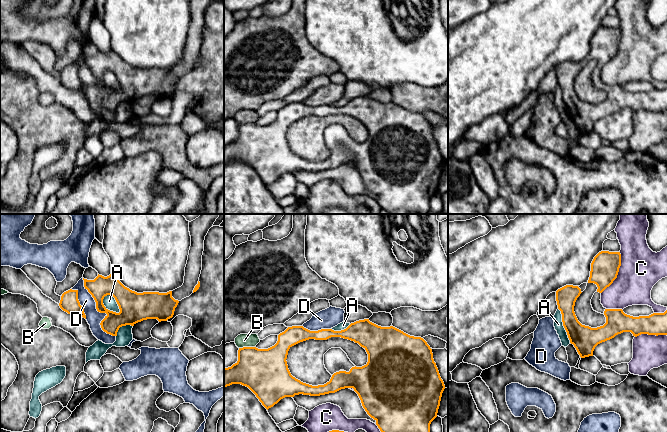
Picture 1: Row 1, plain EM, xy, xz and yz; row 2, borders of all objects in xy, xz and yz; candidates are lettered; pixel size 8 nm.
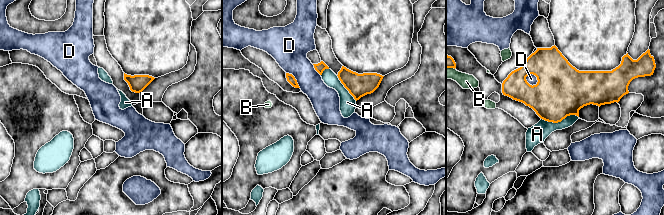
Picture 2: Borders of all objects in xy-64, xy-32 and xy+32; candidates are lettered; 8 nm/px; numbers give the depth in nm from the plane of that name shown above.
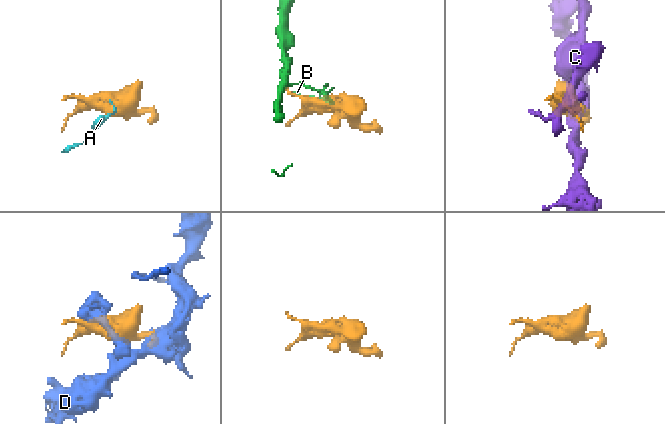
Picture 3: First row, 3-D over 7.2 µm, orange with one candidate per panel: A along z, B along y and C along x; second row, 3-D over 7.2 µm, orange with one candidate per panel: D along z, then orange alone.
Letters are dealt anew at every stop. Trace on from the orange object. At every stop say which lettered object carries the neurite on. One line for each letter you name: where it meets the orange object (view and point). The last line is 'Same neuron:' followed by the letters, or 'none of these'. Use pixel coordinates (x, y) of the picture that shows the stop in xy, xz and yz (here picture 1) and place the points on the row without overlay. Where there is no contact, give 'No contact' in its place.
Same neuron: none of these

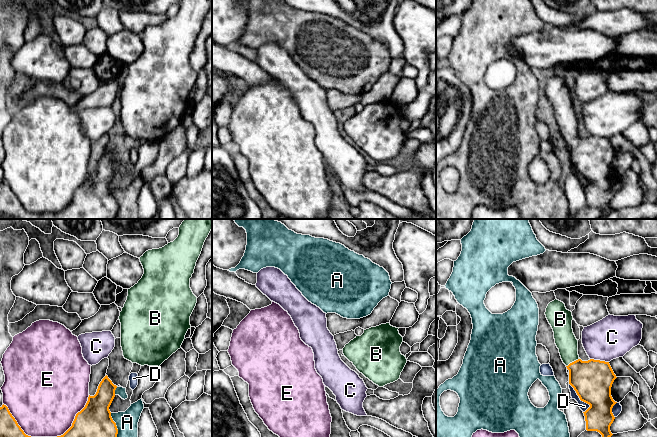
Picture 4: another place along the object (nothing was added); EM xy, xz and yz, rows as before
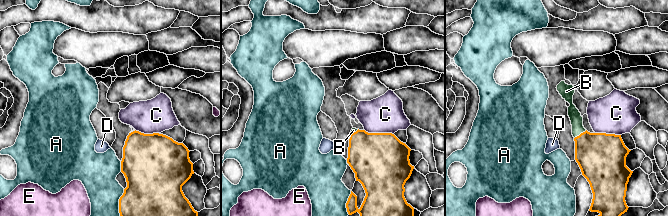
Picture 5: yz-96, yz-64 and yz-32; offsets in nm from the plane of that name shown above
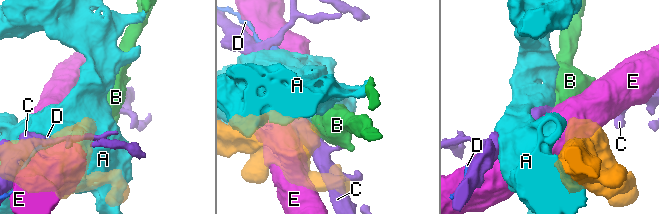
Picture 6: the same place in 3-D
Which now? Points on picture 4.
B: Touches orange at yz (572, 138)
Same neuron: B

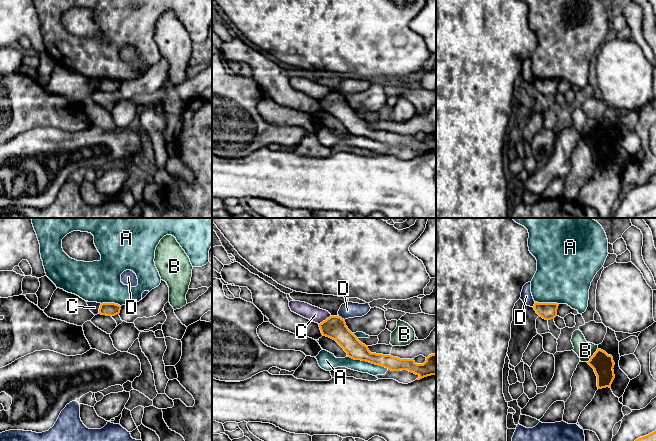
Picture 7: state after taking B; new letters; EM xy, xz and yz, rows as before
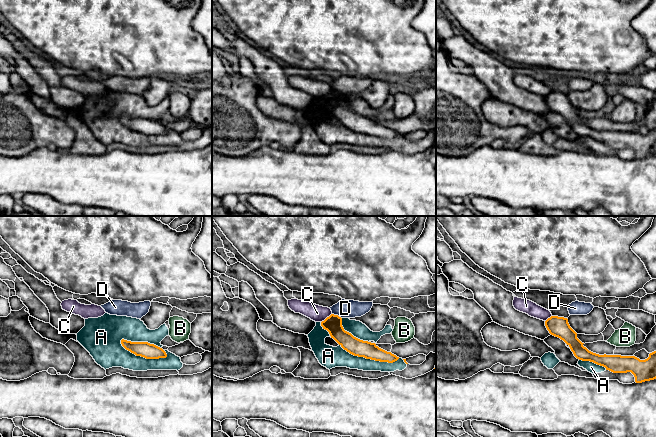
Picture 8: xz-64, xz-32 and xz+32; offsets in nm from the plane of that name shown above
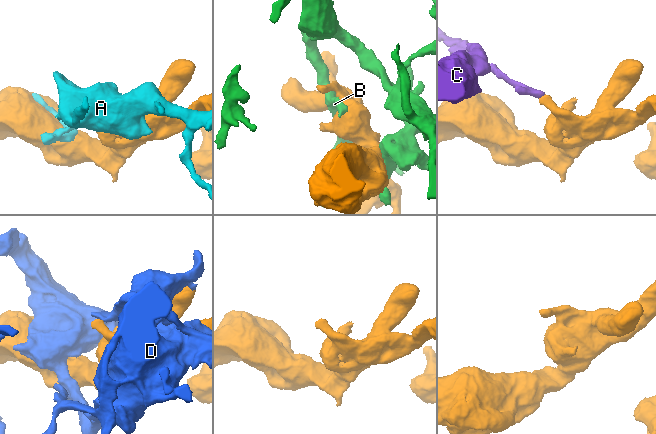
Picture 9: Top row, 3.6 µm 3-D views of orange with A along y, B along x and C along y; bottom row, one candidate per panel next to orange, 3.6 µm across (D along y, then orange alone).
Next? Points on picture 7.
Same neuron: none of these

